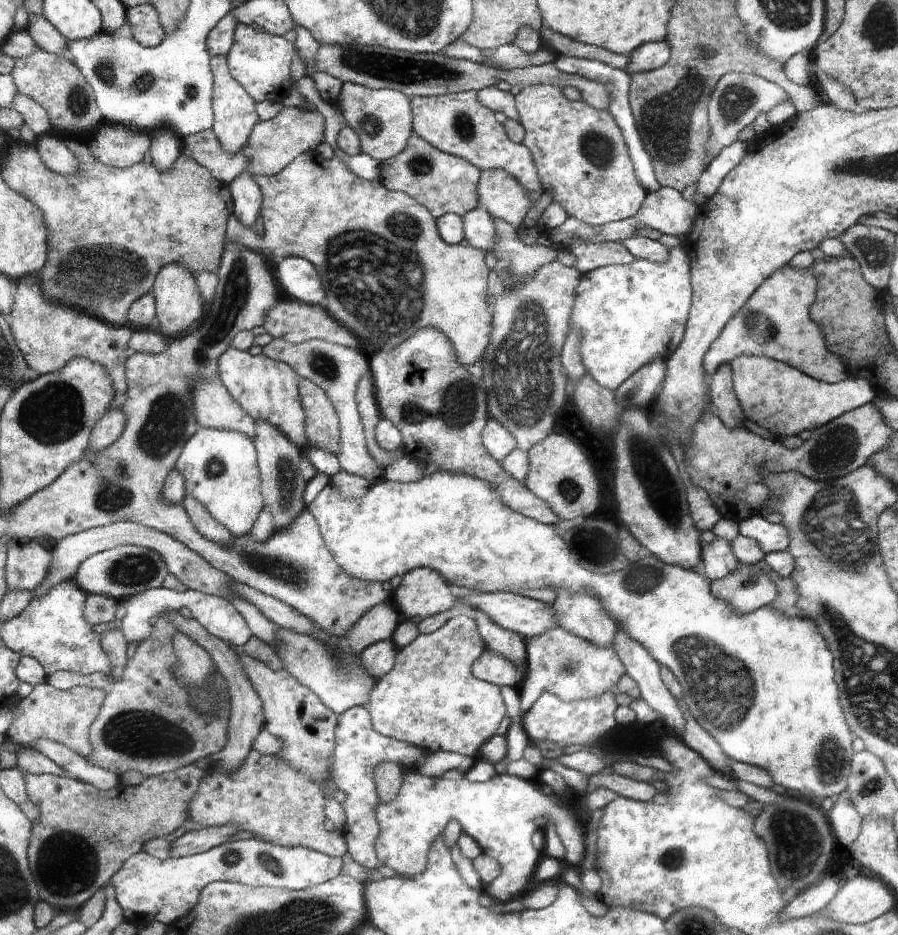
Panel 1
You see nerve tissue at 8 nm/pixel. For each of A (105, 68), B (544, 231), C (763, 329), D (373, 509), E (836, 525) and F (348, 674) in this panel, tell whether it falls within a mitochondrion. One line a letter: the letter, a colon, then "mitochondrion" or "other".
A: mitochondrion
B: other
C: mitochondrion
D: other
E: mitochondrion
F: mitochondrion

